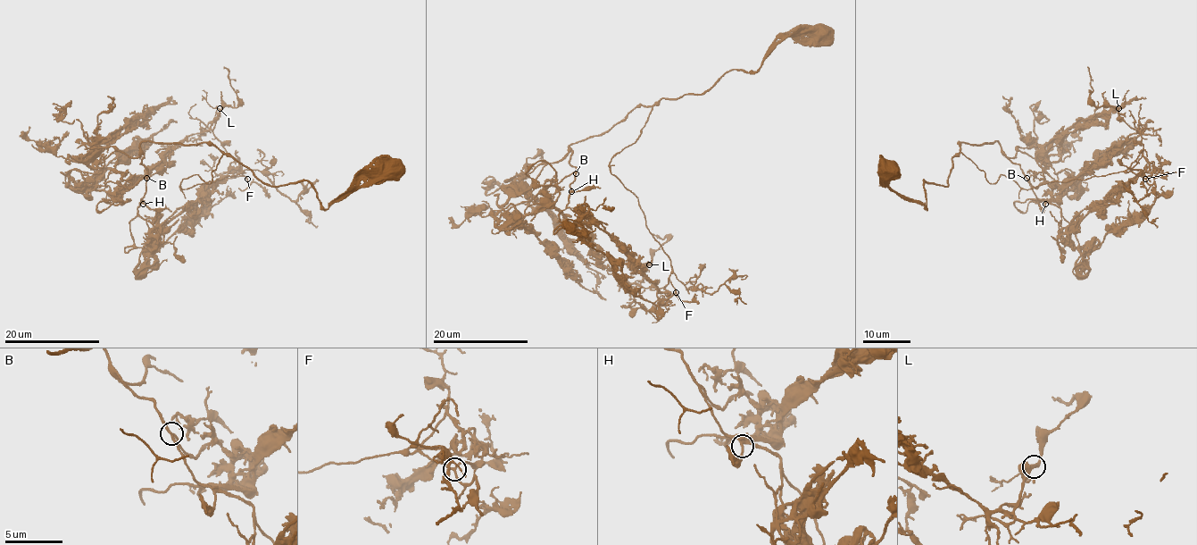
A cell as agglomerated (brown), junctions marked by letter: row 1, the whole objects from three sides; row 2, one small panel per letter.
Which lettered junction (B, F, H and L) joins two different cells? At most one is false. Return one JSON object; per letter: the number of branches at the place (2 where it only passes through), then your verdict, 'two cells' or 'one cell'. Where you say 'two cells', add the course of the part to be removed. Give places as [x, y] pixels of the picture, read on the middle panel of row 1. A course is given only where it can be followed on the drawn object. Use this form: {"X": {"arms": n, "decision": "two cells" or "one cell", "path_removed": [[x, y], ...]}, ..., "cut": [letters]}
{"B": {"arms": 3, "decision": "one cell"}, "F": {"arms": 3, "decision": "one cell"}, "H": {"arms": 3, "decision": "one cell"}, "L": {"arms": 3, "decision": "one cell"}, "cut": []}

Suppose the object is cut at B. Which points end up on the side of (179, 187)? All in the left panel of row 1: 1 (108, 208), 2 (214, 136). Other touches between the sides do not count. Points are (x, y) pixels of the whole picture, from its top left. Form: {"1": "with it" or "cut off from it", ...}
{"1": "with it", "2": "with it"}

